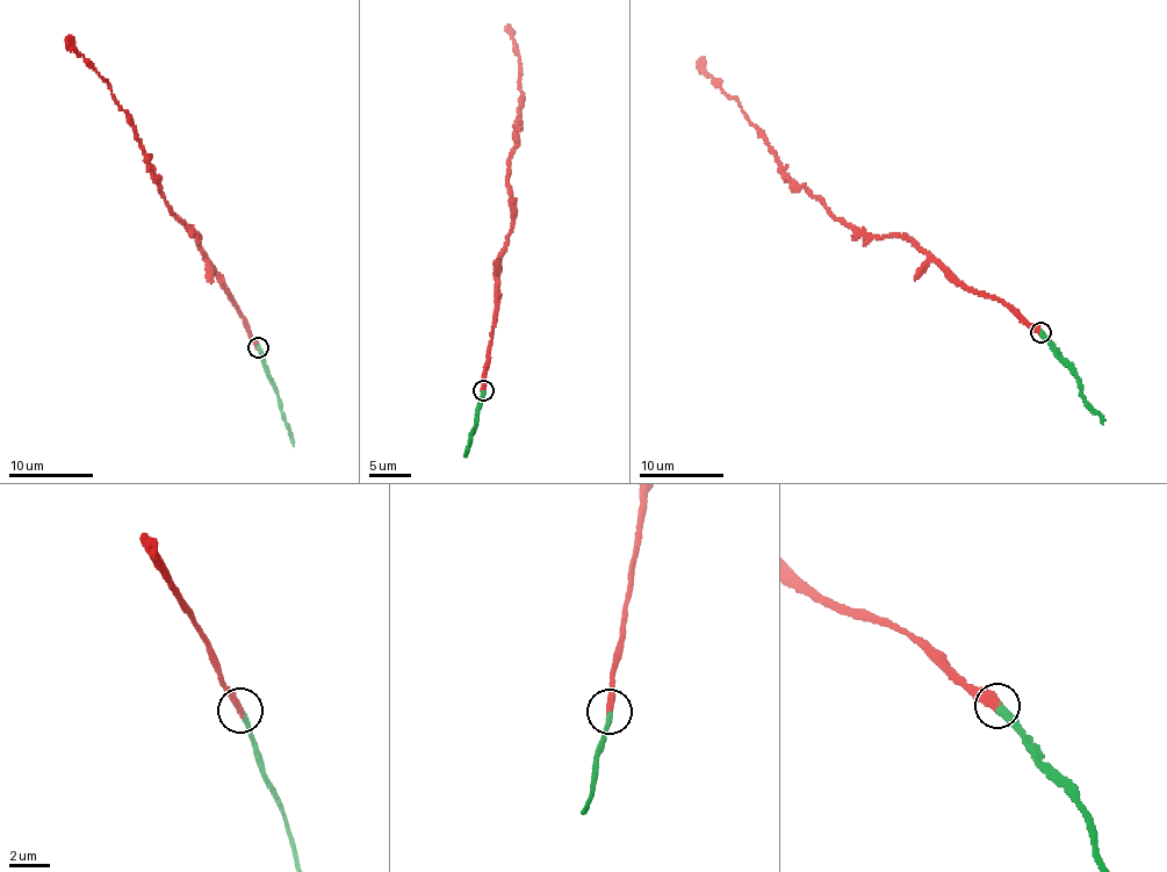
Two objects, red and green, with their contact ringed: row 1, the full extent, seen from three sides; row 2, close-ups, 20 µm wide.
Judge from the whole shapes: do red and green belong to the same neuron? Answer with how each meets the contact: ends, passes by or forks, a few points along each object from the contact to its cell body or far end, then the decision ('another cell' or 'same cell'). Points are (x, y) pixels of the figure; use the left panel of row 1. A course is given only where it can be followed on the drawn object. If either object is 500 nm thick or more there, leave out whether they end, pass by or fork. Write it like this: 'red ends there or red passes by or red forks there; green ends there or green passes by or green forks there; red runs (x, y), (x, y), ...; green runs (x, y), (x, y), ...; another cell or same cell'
red ends there; green ends there; red runs (259, 347), (199, 243), (200, 236), (174, 217), (160, 195), (130, 116), (69, 35); green runs (259, 347), (293, 446); same cell

